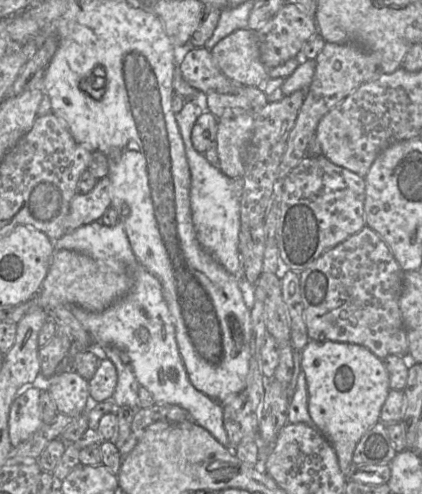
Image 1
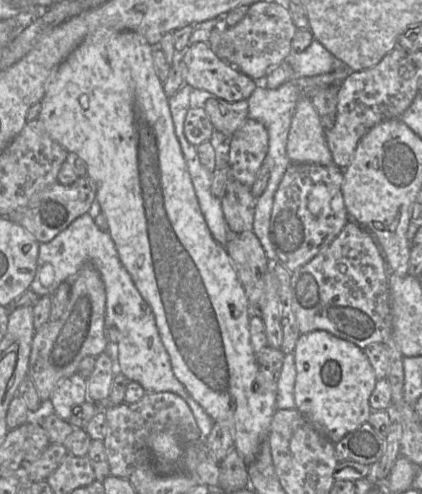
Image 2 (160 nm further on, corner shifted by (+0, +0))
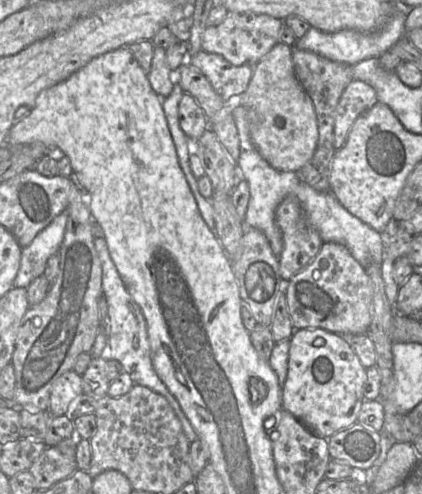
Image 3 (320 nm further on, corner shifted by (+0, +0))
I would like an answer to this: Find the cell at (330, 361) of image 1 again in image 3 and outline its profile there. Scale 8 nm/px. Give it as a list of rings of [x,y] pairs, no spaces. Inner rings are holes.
[[[322,328],[295,329],[290,338],[282,408],[315,435],[329,438],[357,422],[364,402],[365,369],[349,344],[338,334]]]

